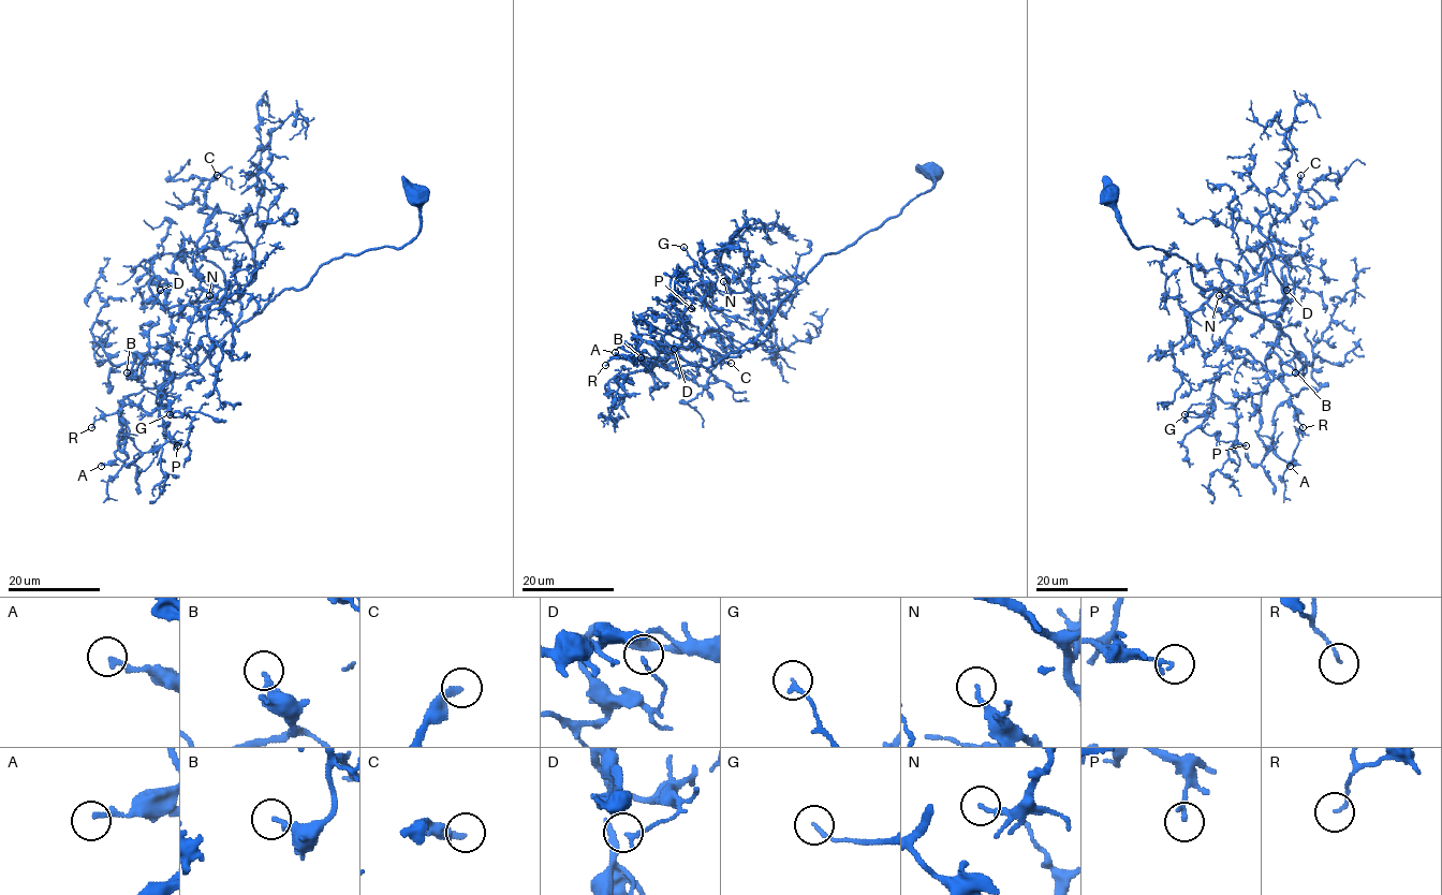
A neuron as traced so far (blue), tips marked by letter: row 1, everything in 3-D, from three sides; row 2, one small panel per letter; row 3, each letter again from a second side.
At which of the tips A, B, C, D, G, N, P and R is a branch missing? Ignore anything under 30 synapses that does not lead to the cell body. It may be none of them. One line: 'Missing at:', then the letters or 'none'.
Missing at: C

